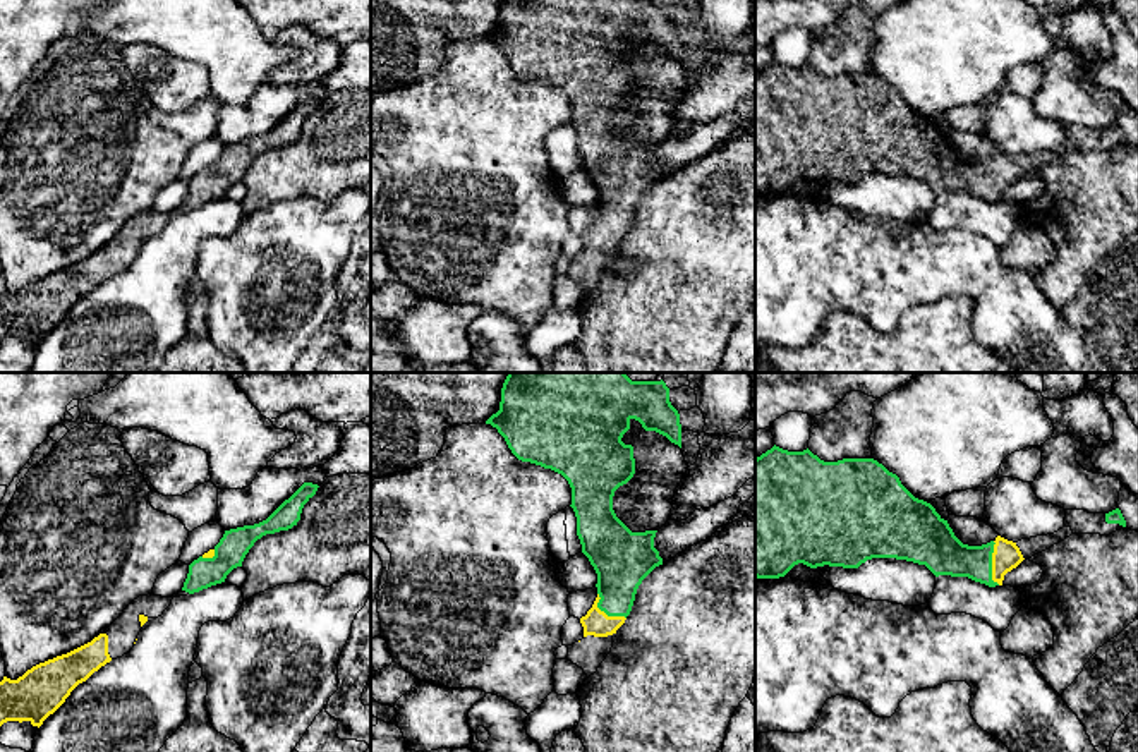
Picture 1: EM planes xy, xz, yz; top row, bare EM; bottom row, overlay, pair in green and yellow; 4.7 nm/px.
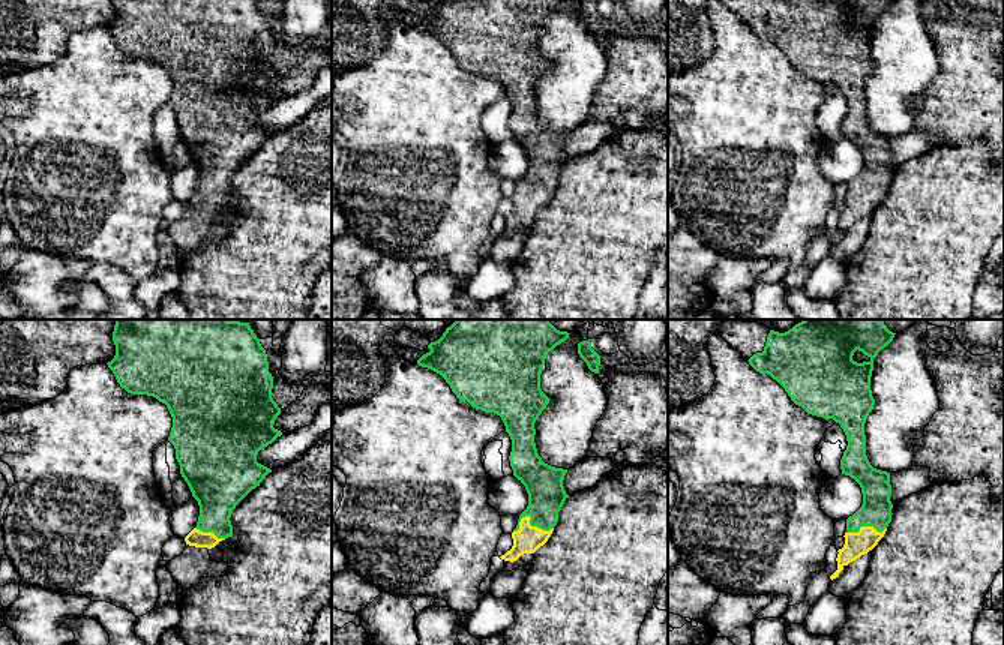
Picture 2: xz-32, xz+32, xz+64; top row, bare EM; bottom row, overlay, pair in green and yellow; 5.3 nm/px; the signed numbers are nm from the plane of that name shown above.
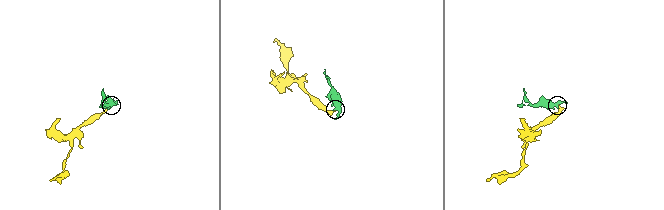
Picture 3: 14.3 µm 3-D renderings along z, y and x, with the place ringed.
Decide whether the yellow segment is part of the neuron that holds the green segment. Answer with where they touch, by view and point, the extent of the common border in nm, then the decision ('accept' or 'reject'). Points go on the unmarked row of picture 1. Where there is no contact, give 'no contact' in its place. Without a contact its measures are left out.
yz (991, 179) | 220 nm | accept

